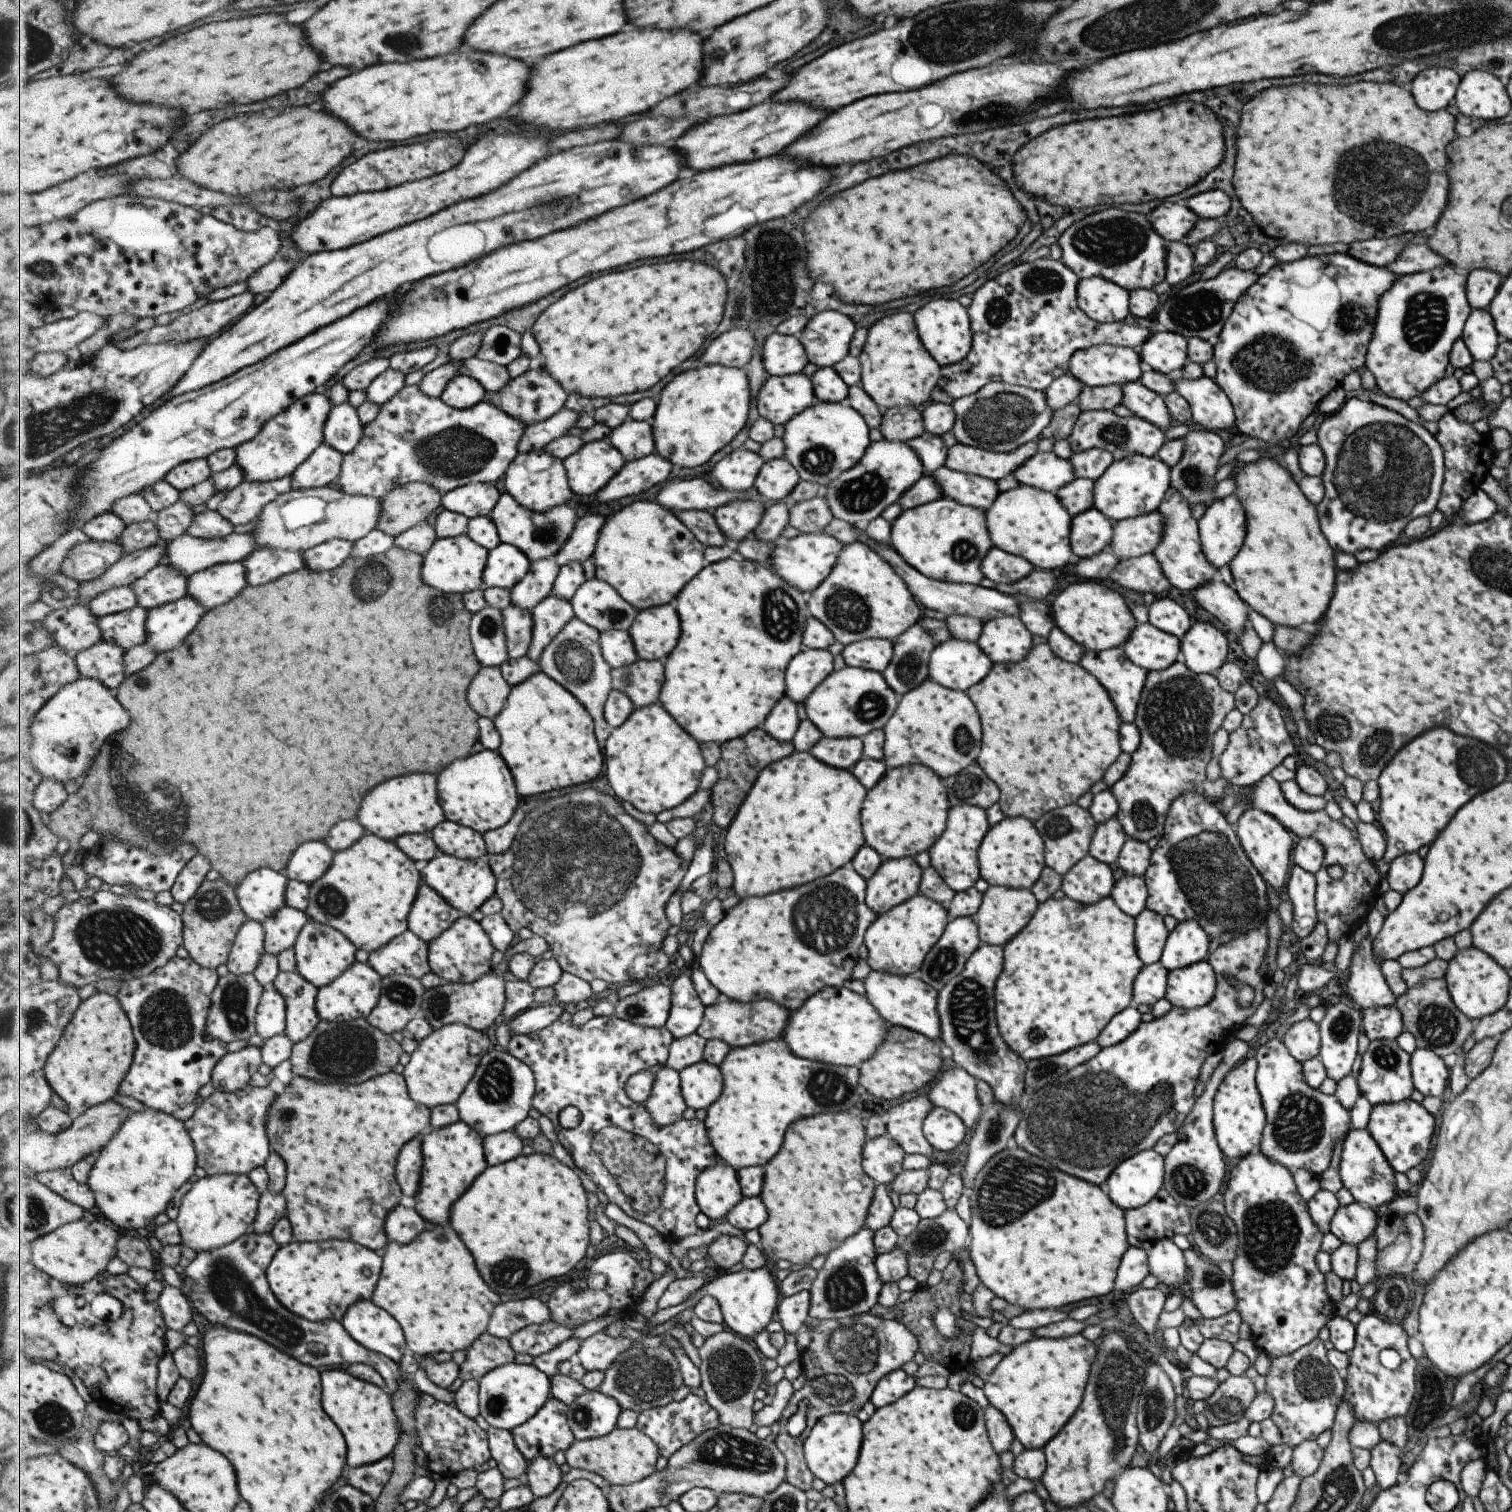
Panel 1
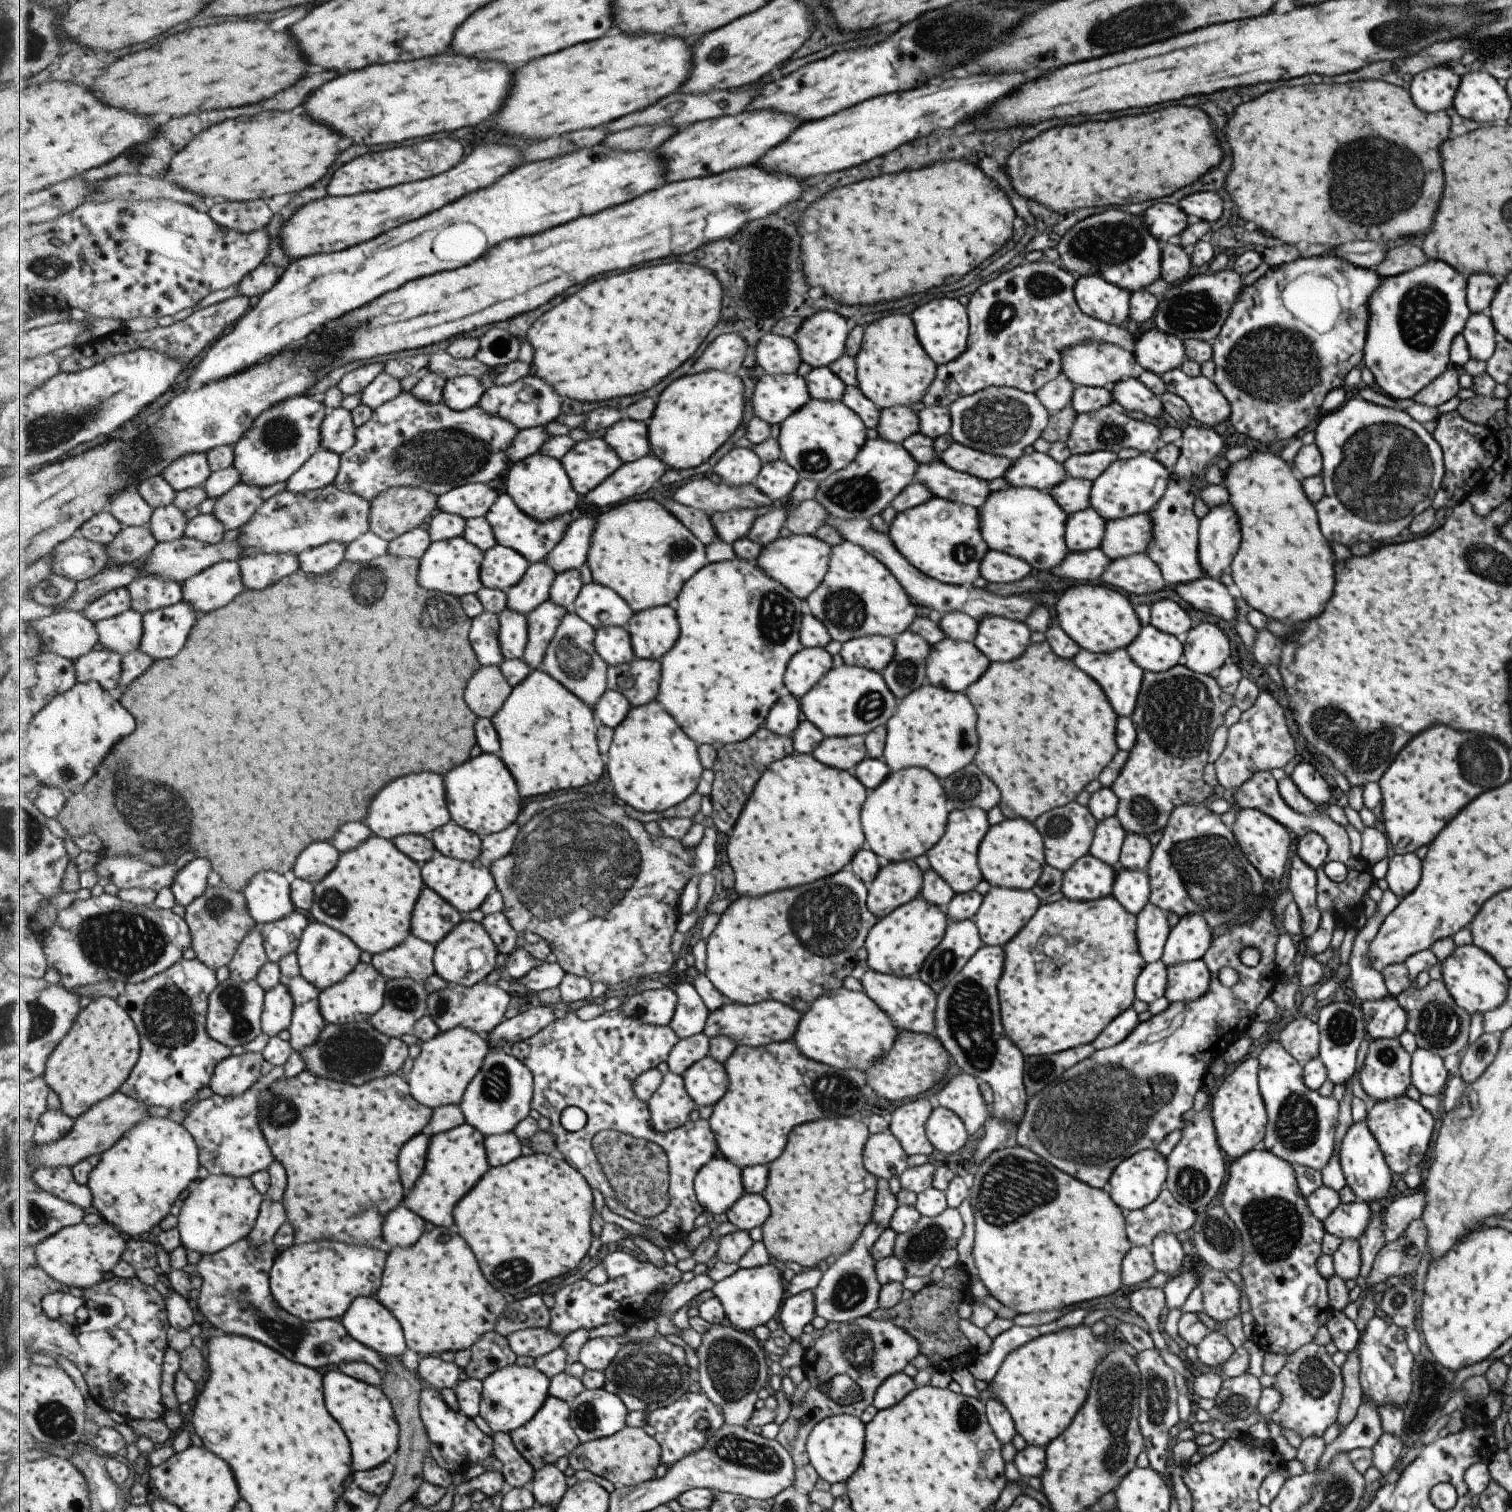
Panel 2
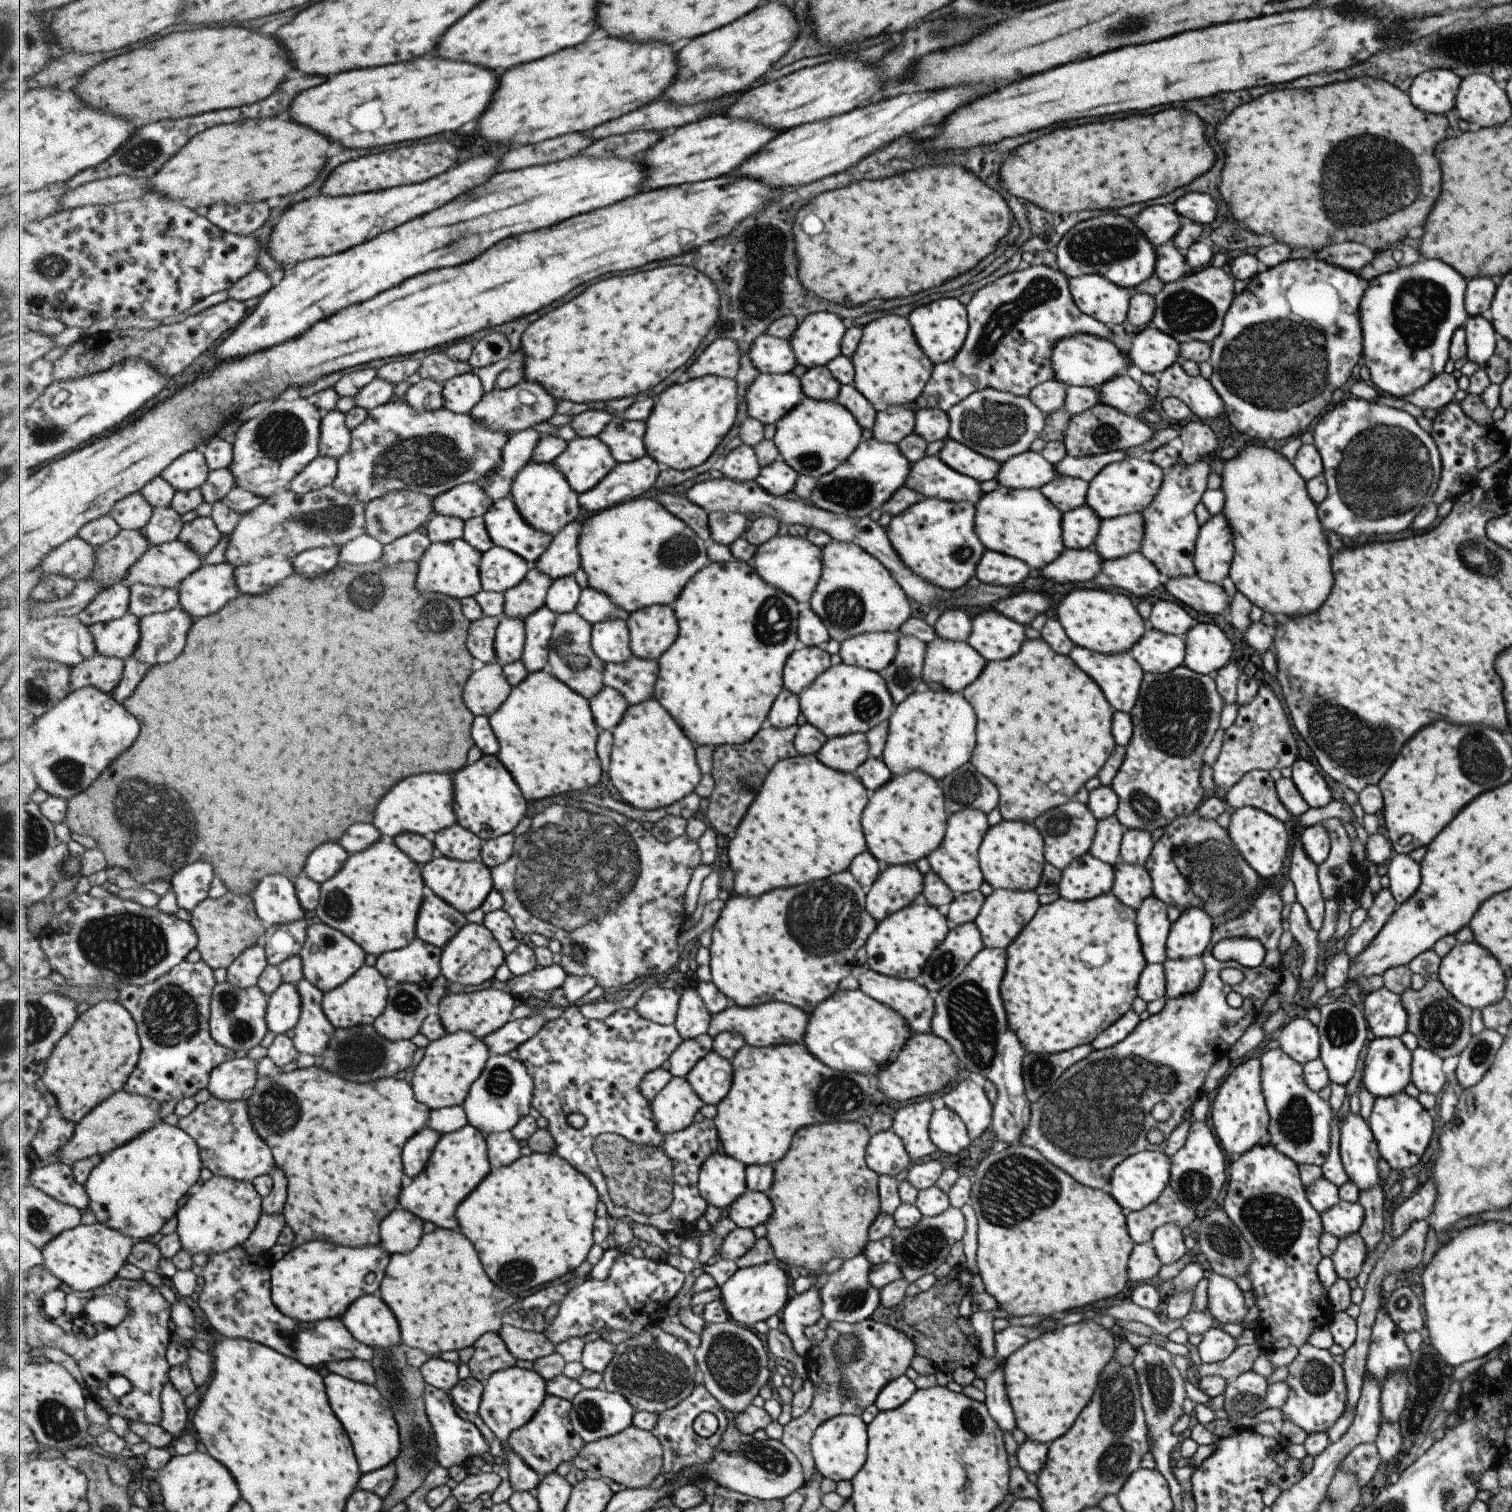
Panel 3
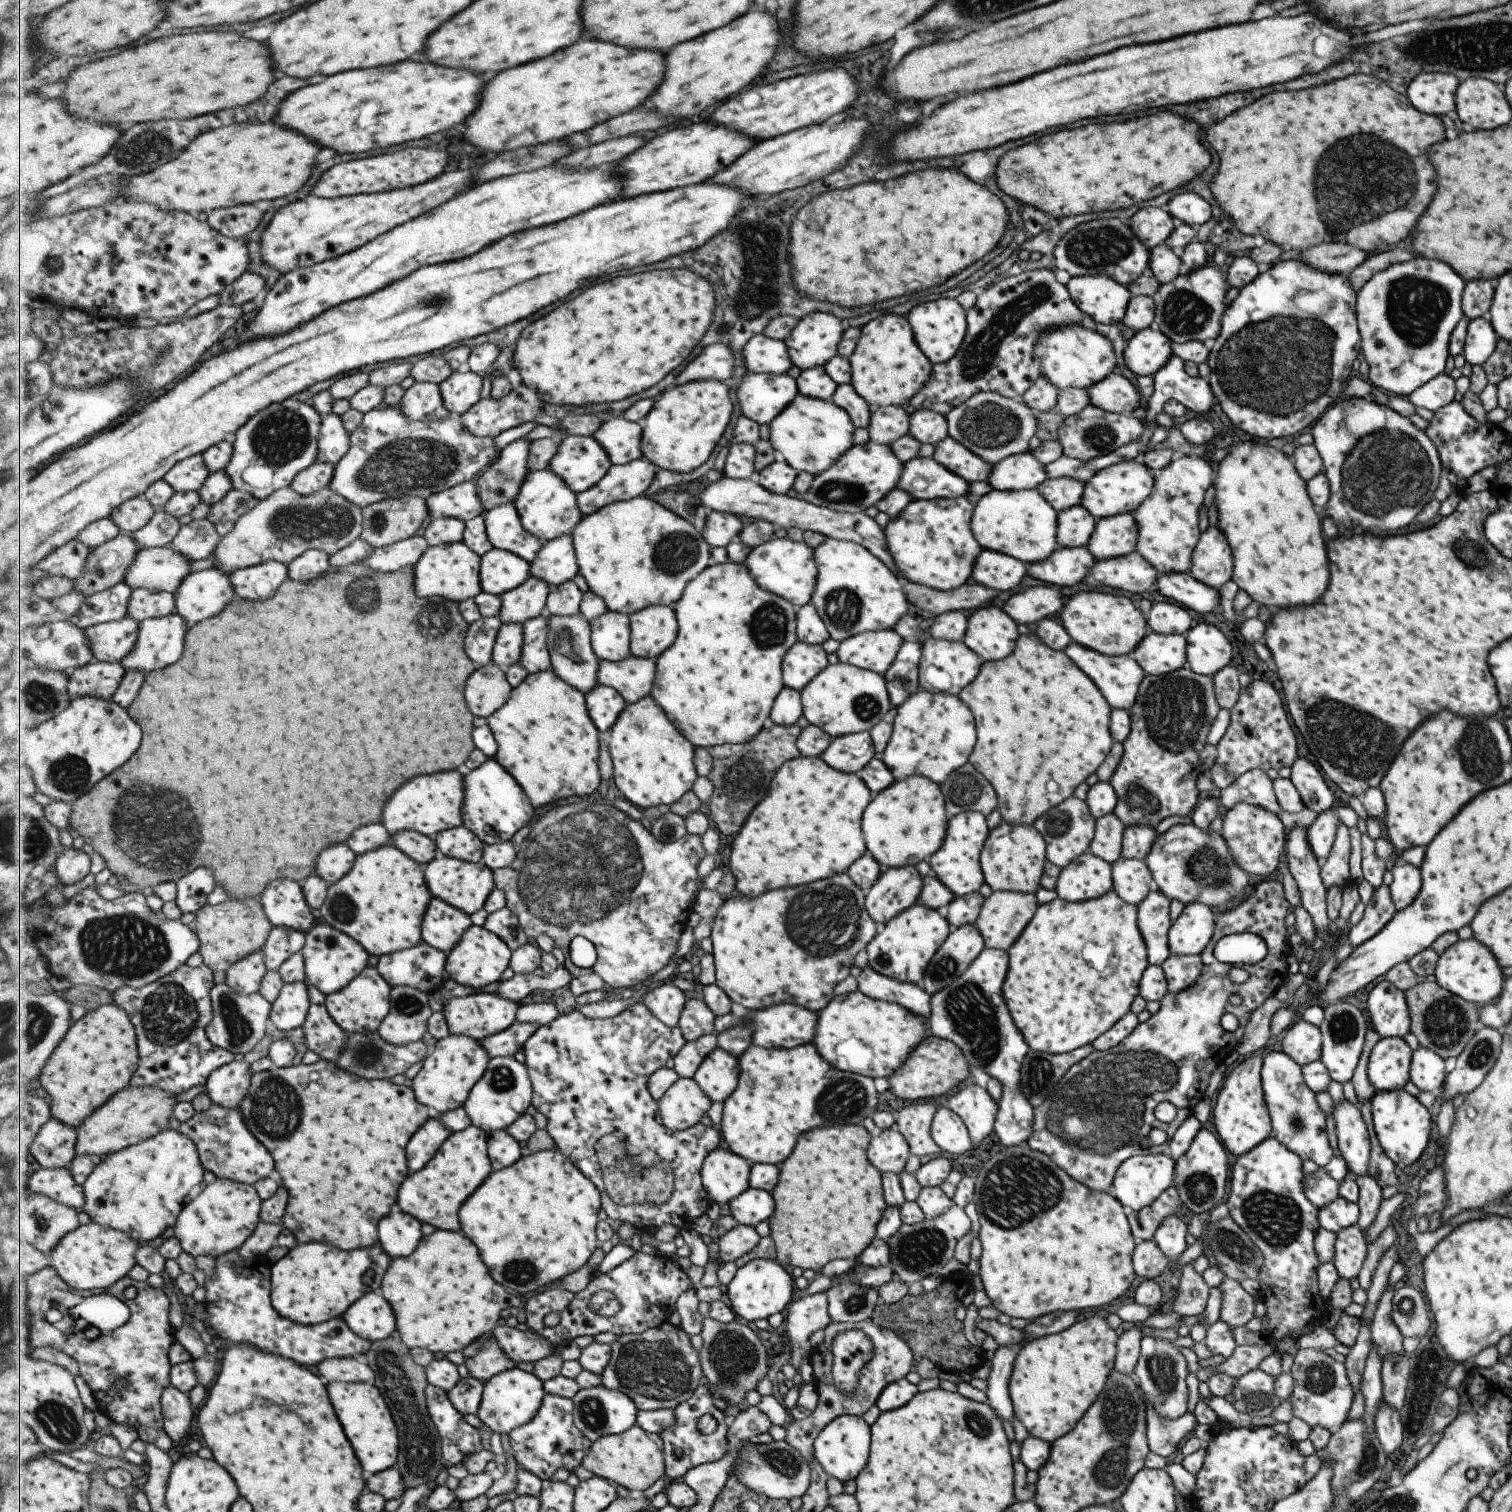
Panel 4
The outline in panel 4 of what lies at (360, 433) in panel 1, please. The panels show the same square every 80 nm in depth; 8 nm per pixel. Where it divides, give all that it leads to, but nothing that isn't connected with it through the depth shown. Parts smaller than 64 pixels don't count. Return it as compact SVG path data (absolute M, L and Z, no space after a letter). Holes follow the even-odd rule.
M331 413L322 417L318 460L337 466L350 451L350 432L345 428L342 416Z

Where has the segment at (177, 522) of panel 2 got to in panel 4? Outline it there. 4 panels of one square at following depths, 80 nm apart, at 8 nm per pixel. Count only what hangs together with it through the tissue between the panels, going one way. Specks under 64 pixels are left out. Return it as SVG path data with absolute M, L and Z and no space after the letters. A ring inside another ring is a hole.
M156 511L153 518L138 531L130 535L138 542L141 549L149 547L169 547L179 534L182 525L176 516L165 511Z

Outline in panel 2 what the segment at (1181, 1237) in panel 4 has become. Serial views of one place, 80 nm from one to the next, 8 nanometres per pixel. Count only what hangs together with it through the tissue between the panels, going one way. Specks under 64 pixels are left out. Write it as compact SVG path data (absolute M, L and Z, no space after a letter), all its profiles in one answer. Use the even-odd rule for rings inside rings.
M1157 1233L1152 1238L1149 1249L1157 1271L1164 1272L1171 1277L1181 1270L1181 1260L1185 1254L1181 1249L1181 1243L1174 1234Z

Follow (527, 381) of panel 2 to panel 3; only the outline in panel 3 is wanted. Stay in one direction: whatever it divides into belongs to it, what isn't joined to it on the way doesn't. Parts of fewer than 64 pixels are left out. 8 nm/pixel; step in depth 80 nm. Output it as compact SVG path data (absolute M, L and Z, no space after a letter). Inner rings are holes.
M523 379L517 386L504 391L492 390L483 396L477 406L471 410L470 415L477 422L483 422L489 429L497 431L521 432L530 429L535 424L549 420L556 412L556 398L541 383Z

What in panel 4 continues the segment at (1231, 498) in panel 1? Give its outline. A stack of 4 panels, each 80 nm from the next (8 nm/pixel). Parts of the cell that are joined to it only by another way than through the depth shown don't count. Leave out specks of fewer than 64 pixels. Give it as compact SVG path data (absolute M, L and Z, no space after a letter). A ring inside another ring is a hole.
M1218 527L1200 533L1190 556L1190 575L1216 591L1232 575L1232 551Z

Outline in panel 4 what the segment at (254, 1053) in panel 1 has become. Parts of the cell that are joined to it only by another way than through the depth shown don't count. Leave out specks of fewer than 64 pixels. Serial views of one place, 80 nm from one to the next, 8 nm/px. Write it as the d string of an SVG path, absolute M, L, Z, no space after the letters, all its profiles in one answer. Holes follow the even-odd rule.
M243 1060L230 1062L213 1072L205 1085L205 1093L212 1103L237 1109L248 1095L252 1076L249 1063Z

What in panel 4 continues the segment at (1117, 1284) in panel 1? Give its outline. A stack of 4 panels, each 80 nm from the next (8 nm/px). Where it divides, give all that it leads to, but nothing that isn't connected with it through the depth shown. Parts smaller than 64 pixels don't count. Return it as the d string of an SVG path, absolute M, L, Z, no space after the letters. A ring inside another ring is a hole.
M1151 1238L1148 1241L1137 1241L1132 1250L1132 1267L1139 1278L1152 1279L1159 1276L1169 1259Z

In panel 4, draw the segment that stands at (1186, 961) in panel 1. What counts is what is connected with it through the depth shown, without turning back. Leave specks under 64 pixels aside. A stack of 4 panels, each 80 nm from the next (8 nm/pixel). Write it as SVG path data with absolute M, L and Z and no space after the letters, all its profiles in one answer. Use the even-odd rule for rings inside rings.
M1187 903L1168 928L1168 951L1174 955L1199 955L1211 942L1214 915L1206 904Z

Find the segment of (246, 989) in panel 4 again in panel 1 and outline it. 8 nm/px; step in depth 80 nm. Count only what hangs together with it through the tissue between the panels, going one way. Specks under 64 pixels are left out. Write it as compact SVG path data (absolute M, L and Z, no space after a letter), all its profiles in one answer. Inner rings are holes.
M248 920L242 925L227 966L236 975L254 973L266 953L264 923Z

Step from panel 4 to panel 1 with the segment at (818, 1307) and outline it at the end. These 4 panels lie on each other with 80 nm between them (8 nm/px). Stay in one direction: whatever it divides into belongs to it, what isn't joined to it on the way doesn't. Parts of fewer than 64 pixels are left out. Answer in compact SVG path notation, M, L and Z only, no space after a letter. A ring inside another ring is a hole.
M800 1291L788 1297L781 1297L777 1305L775 1320L779 1321L785 1333L795 1335L801 1324L808 1321L810 1298L808 1291Z

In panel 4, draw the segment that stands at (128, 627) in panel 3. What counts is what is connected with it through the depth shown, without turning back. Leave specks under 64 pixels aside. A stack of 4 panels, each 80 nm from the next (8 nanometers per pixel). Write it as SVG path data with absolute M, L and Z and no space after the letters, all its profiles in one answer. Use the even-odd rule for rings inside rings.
M132 617L101 623L86 628L95 660L106 663L121 663L136 647L140 634L140 624Z

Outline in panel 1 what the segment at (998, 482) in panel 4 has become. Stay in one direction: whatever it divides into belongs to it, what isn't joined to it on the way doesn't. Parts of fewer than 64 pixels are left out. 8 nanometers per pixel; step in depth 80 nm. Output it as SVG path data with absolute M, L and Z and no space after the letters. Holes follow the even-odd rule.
M1037 451L1024 460L1013 472L1019 485L1027 485L1052 493L1074 479L1072 466L1068 459L1061 459L1051 451Z

